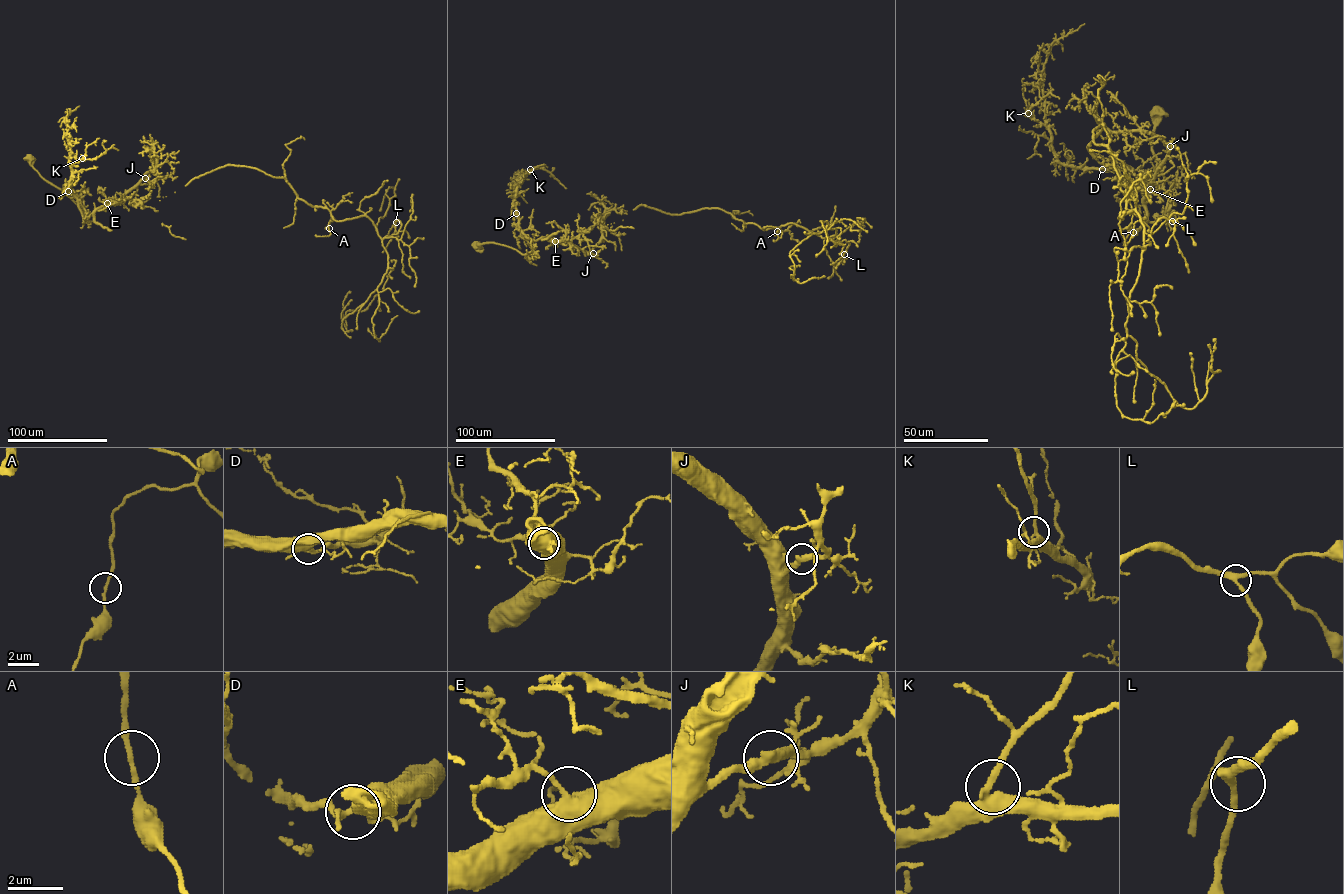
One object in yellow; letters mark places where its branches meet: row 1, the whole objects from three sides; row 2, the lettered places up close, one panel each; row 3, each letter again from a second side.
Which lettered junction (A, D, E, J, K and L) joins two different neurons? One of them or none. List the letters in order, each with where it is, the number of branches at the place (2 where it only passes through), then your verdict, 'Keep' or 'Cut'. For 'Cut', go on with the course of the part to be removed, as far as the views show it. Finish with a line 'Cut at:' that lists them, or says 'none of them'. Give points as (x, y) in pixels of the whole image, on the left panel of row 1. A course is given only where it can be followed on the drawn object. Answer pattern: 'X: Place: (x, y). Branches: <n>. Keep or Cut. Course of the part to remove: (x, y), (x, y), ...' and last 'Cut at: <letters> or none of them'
A: Place: (329, 228). Branches: 2. Keep
D: Place: (68, 191). Branches: 3. Keep
E: Place: (107, 203). Branches: 2. Keep
J: Place: (145, 178). Branches: 2. Keep
K: Place: (82, 158). Branches: 2. Keep
L: Place: (396, 222). Branches: 3. Keep
Cut at: none of them

